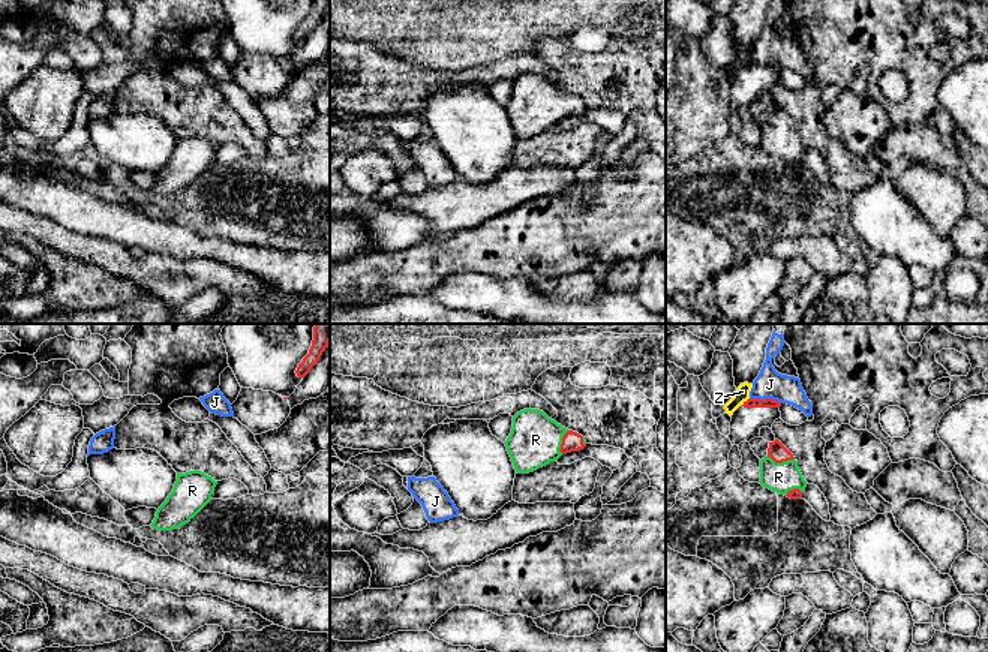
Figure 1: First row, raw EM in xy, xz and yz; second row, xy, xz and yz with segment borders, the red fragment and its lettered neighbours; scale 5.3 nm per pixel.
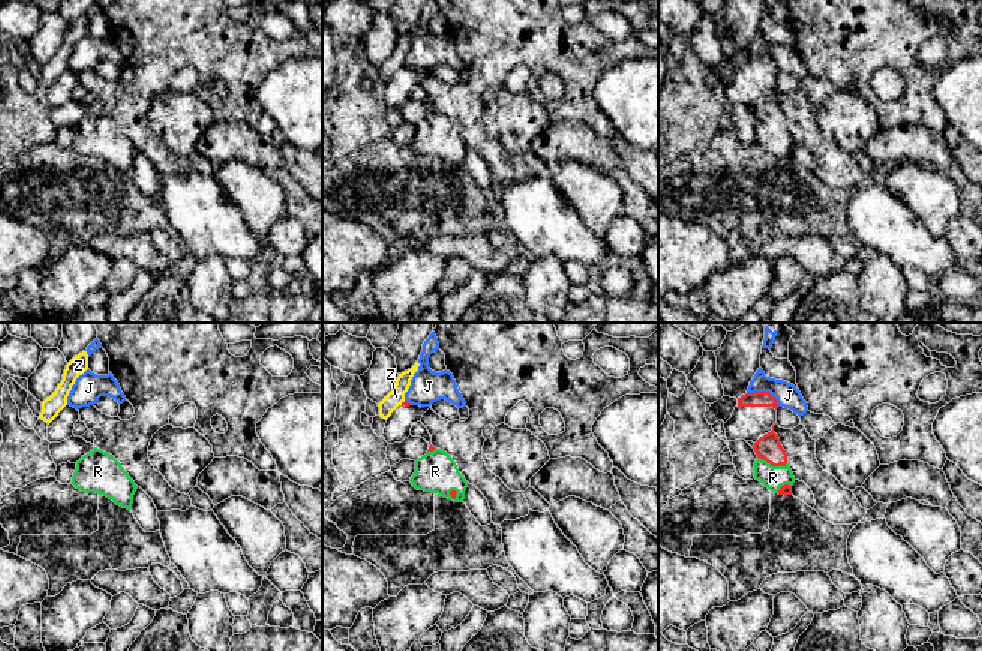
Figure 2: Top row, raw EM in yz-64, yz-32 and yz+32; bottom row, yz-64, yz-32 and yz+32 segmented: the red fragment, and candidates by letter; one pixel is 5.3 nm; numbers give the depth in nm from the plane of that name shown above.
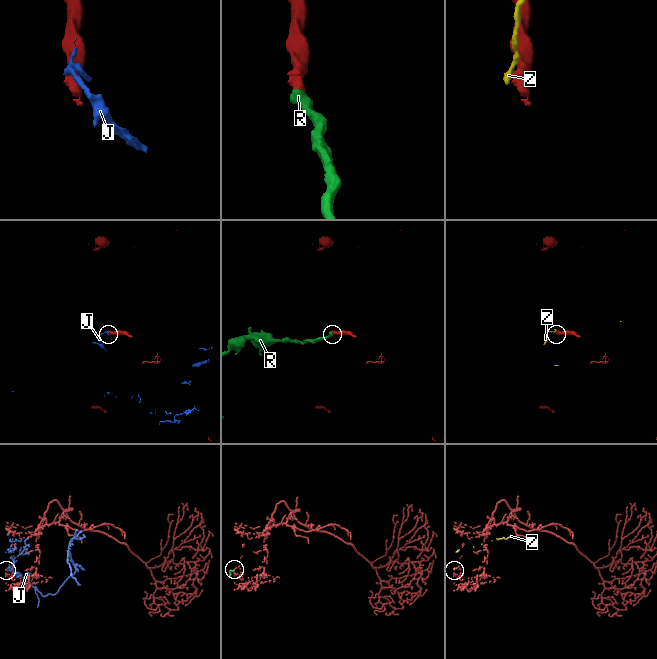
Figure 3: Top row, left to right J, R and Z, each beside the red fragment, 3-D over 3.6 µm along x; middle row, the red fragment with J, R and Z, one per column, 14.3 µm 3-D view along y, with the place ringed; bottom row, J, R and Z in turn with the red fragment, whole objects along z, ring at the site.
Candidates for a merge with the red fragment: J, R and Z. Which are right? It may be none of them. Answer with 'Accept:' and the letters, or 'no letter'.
Accept: R

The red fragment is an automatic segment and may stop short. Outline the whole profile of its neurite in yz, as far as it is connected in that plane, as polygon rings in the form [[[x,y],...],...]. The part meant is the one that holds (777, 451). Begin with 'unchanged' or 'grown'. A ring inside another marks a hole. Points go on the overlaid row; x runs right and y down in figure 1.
grown; [[[778,439],[769,442],[768,456],[760,460],[759,483],[790,499],[801,499],[807,487],[798,462]]]

